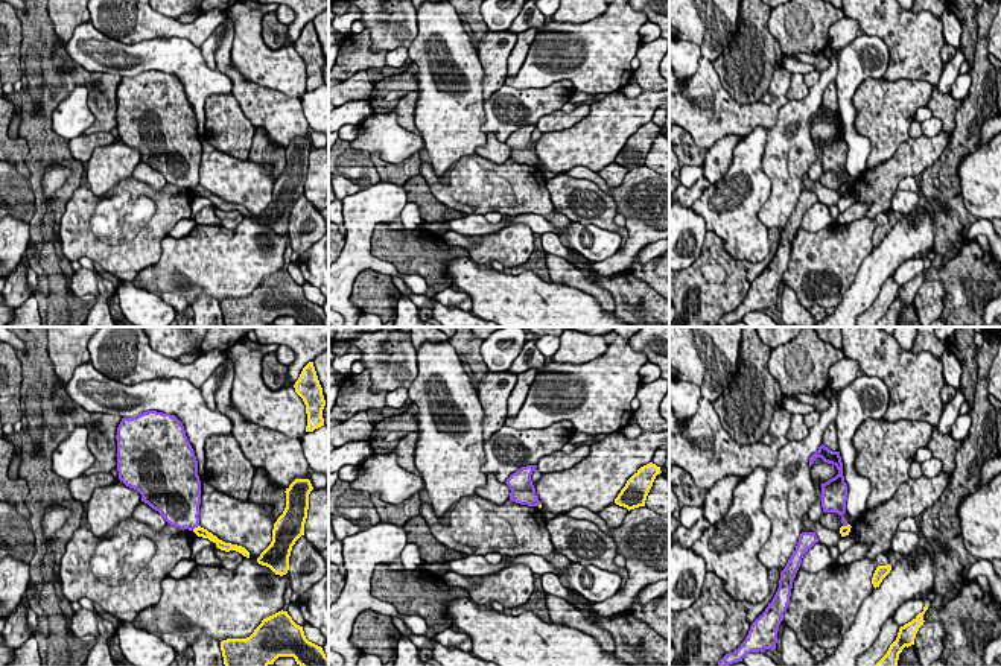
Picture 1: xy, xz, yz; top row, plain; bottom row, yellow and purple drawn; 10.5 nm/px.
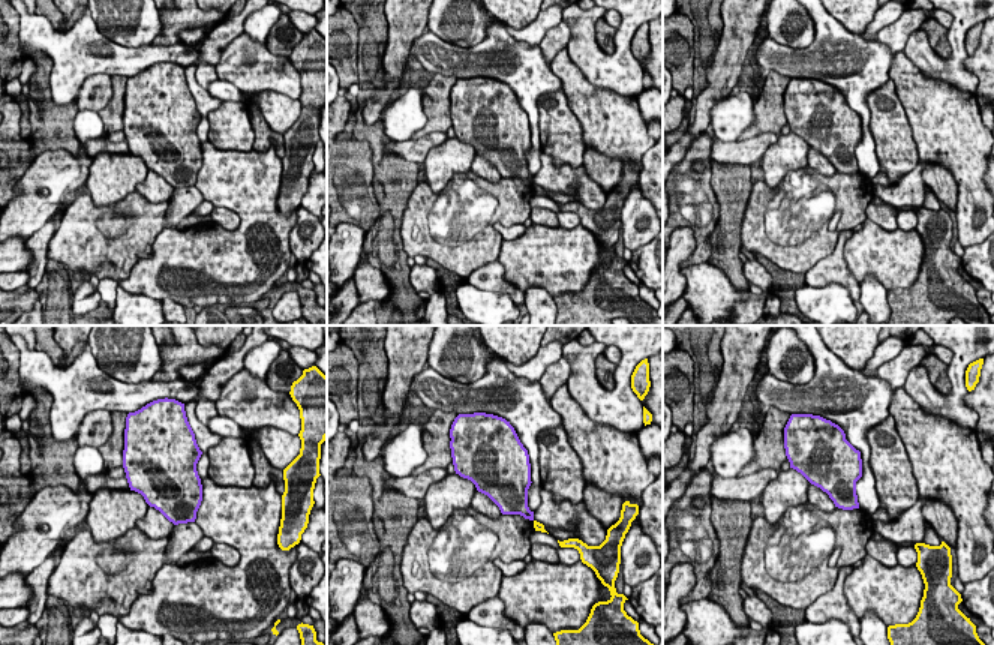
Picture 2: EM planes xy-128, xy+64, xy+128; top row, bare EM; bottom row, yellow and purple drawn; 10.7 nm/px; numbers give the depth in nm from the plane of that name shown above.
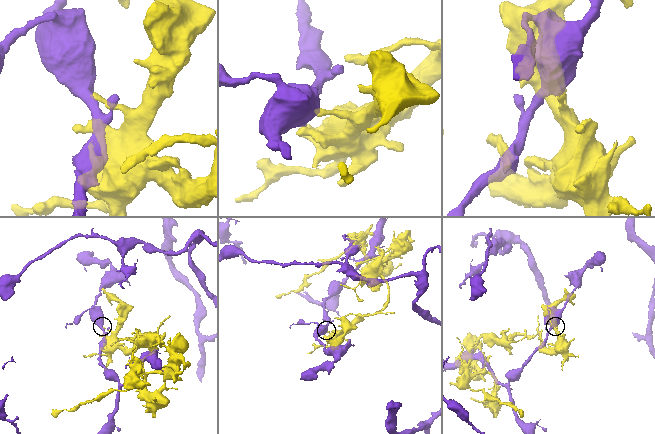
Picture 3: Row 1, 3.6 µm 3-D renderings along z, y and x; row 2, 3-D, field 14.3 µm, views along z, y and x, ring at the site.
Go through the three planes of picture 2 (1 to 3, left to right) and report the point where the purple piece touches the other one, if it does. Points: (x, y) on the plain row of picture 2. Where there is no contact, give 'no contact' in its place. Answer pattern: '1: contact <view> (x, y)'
1: no contact
2: no contact
3: no contact

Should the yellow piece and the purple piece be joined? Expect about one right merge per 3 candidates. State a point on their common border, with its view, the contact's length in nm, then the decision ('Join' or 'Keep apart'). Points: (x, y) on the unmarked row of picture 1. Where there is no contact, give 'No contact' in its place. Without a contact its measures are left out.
Touches yellow at xy (195, 187). Shared border 100 nm. Keep apart

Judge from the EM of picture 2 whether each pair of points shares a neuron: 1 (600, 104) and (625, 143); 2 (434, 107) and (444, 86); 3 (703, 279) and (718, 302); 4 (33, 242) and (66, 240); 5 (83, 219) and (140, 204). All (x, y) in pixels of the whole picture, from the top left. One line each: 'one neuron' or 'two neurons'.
1: one neuron
2: one neuron
3: one neuron
4: two neurons
5: one neuron

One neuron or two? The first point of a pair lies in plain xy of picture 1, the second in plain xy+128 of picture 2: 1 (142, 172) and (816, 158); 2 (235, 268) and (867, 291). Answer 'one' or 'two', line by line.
1: one
2: two

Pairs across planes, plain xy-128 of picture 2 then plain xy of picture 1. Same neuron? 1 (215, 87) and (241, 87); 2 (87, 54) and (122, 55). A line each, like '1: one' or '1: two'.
1: two
2: one

